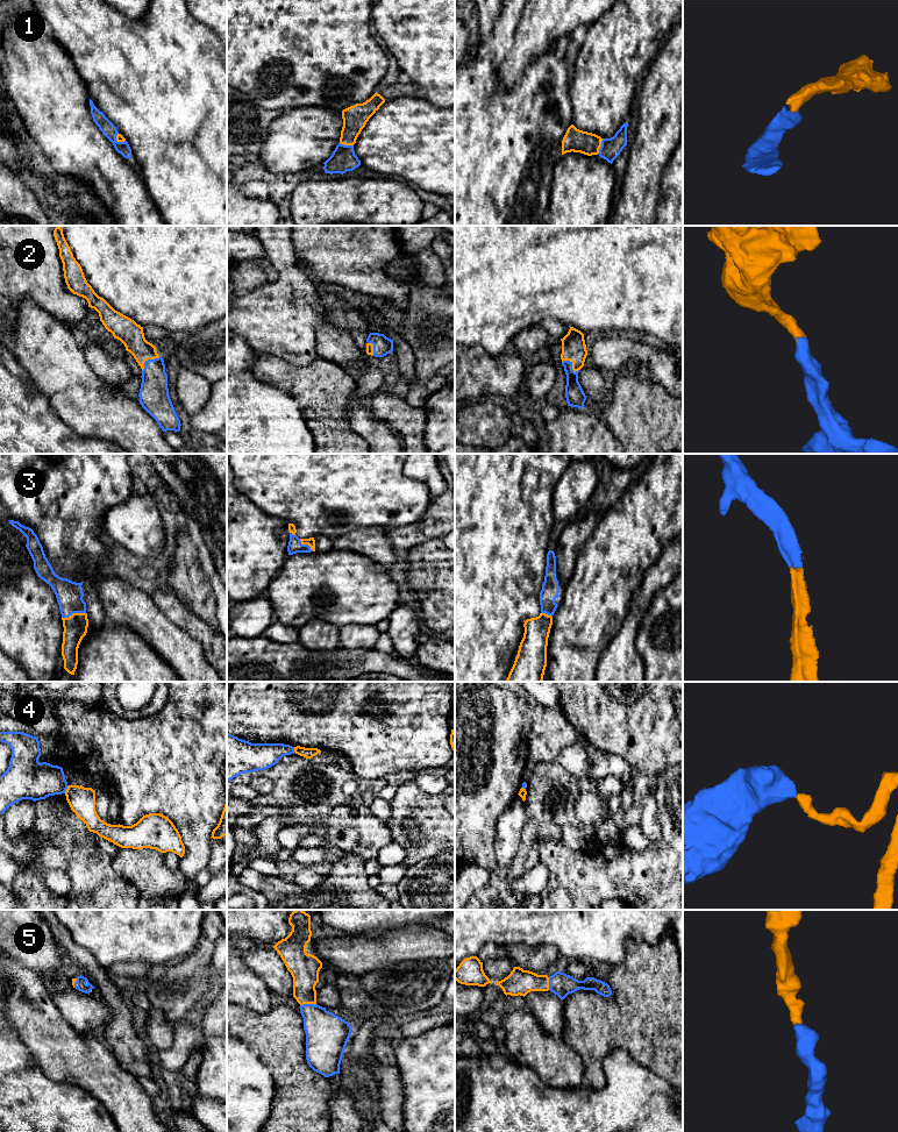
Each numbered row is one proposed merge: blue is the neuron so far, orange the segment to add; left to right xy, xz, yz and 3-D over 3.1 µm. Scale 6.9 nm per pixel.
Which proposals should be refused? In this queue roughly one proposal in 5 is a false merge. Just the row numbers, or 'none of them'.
4

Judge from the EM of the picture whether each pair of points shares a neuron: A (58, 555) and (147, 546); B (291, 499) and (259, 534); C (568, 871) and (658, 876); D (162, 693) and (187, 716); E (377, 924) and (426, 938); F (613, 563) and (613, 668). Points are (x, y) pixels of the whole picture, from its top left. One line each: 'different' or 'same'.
A: different
B: different
C: same
D: different
E: different
F: different

